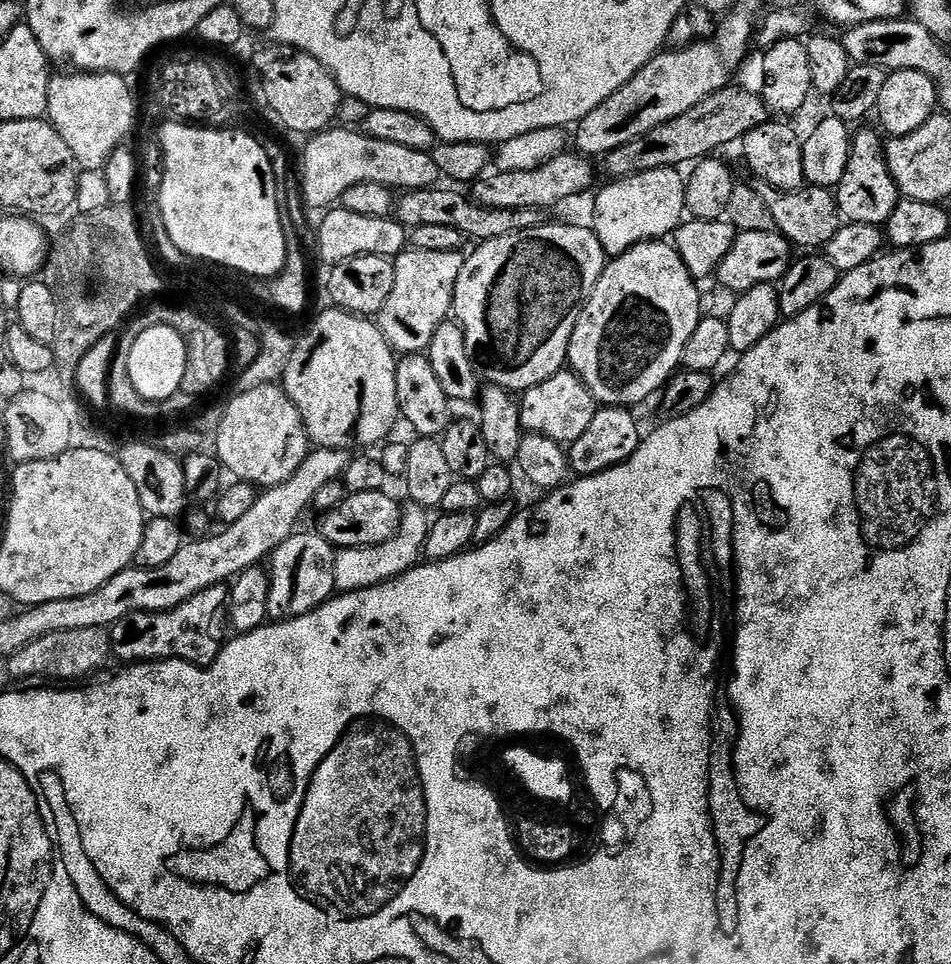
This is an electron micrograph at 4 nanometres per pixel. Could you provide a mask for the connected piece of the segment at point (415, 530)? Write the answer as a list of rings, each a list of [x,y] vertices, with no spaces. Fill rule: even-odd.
[[[423,507],[409,508],[409,512],[407,509],[401,515],[399,527],[386,542],[369,548],[342,548],[335,553],[332,572],[337,593],[360,592],[364,588],[375,588],[376,585],[393,580],[396,576],[403,576],[416,567],[424,550],[424,539],[428,537],[430,520],[429,517],[424,517],[426,512]]]

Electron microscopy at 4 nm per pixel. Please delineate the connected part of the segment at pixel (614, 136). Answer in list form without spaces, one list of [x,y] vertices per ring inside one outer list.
[[[742,6],[727,13],[719,21],[720,29],[715,29],[713,40],[701,39],[676,51],[664,50],[653,56],[650,63],[643,68],[626,86],[622,86],[606,102],[602,102],[590,114],[586,114],[575,125],[577,153],[585,157],[603,158],[616,147],[646,135],[656,126],[670,122],[698,106],[705,98],[715,94],[729,83],[728,75],[735,73],[744,64],[749,55],[748,42],[754,36],[752,16]]]

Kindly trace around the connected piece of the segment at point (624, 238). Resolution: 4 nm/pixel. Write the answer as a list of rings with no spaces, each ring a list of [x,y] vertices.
[[[660,168],[613,179],[595,194],[591,229],[609,257],[615,258],[636,244],[655,241],[675,233],[685,215],[684,185],[676,168]]]

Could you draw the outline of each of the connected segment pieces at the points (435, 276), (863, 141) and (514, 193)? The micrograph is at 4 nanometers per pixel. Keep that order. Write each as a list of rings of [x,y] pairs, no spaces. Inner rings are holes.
[[[405,250],[395,257],[390,268],[390,287],[383,304],[378,309],[374,323],[384,335],[384,341],[400,354],[420,354],[427,349],[432,335],[441,323],[449,319],[454,308],[454,289],[457,287],[460,276],[462,256],[459,251],[454,252],[417,252]]]
[[[860,132],[851,137],[848,161],[840,183],[835,185],[837,209],[849,224],[870,224],[882,226],[895,210],[902,197],[888,173],[888,164],[884,161],[885,145],[872,132]]]
[[[561,154],[532,170],[489,171],[479,176],[470,185],[470,199],[482,208],[494,210],[552,210],[556,204],[570,195],[582,195],[589,191],[592,184],[592,168],[587,159],[580,154]]]

